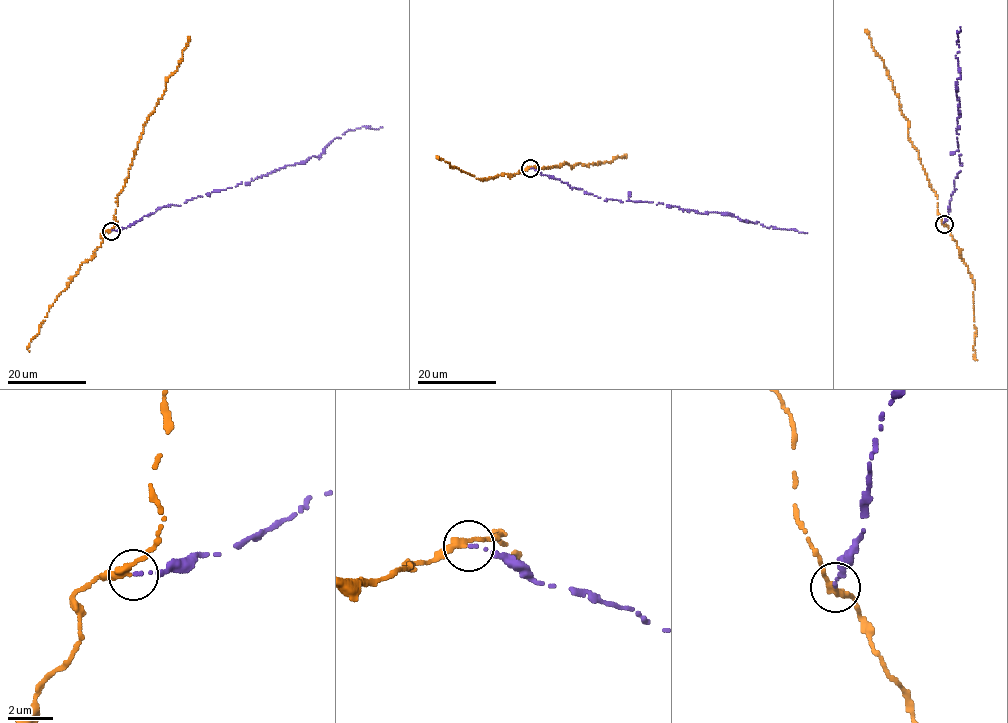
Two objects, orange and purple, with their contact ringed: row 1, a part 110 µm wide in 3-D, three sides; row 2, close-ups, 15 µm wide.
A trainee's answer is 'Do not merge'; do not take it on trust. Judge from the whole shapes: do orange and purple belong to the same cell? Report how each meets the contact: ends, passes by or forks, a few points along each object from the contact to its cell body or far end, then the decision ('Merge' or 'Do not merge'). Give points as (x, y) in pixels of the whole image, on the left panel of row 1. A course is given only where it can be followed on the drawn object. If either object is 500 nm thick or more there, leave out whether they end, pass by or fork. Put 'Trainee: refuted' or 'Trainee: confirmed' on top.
Trainee: confirmed
At the ring orange passes by. At the ring purple ends. Course of orange: (110, 231), (116, 222), (117, 197), (123, 188), (142, 127), (162, 96), (168, 77), (183, 57), (189, 36). Course of purple: (111, 231), (162, 207), (248, 184), (318, 156), (348, 130), (383, 127). Do not merge

